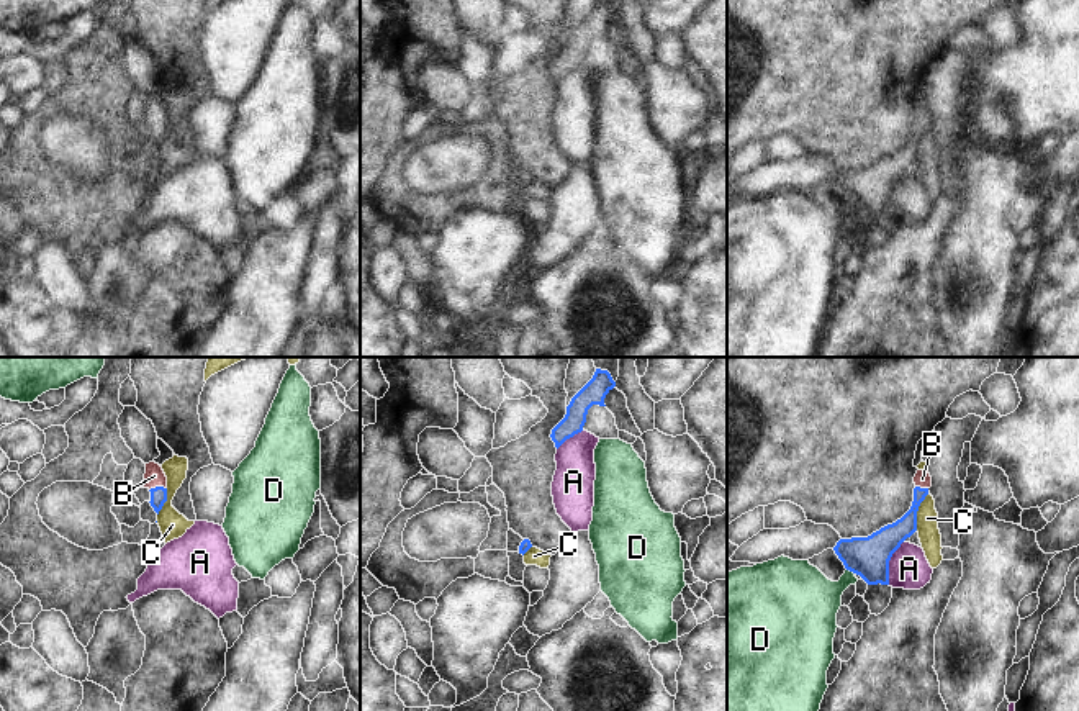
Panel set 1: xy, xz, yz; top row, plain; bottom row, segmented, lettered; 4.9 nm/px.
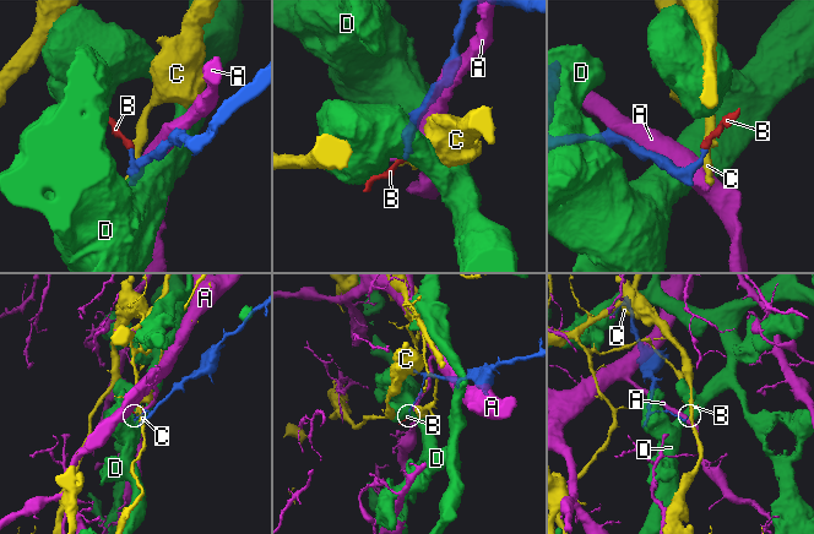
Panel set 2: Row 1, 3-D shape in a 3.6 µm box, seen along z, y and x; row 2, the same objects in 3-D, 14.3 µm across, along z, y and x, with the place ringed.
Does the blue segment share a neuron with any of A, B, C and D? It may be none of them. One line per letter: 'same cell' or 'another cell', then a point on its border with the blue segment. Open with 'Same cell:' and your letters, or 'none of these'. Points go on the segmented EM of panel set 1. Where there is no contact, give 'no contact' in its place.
Same cell: B
A: another cell | yz (888, 562)
B: same cell | xy (158, 487)
C: another cell | yz (917, 510)
D: another cell | yz (850, 570)

